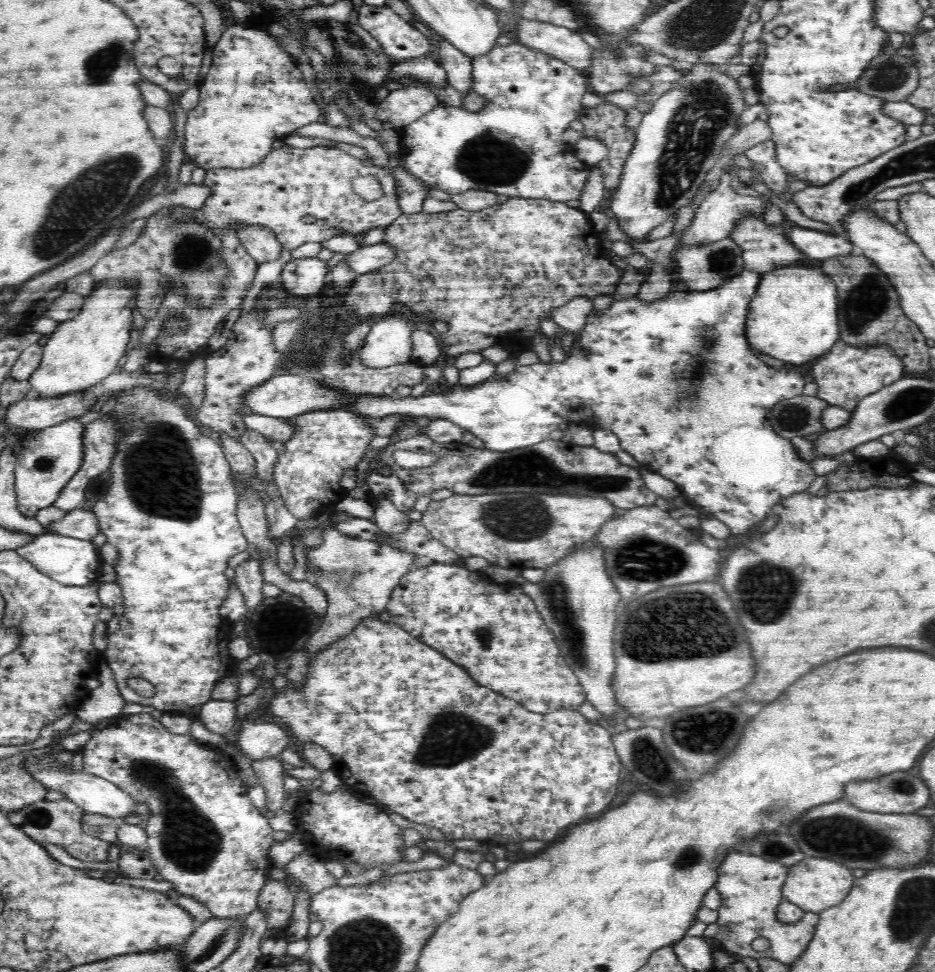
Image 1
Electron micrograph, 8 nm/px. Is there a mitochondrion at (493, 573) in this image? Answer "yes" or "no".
no

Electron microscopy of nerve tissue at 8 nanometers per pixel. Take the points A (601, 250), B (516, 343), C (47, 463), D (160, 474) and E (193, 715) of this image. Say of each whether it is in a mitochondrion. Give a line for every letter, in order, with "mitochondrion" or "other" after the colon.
A: other
B: other
C: mitochondrion
D: mitochondrion
E: other

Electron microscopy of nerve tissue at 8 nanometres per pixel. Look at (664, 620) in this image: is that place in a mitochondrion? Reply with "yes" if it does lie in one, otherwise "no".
yes

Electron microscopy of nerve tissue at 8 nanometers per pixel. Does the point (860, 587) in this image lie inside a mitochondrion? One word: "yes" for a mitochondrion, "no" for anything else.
no

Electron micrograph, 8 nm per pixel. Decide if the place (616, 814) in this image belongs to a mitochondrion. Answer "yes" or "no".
no

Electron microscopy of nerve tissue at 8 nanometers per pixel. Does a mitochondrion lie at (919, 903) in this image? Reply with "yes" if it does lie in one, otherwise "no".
yes

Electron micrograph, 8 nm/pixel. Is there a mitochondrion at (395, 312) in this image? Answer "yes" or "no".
no

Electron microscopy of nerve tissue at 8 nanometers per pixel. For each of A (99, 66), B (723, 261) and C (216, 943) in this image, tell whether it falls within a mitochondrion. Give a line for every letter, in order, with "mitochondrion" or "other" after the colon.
A: mitochondrion
B: mitochondrion
C: mitochondrion

